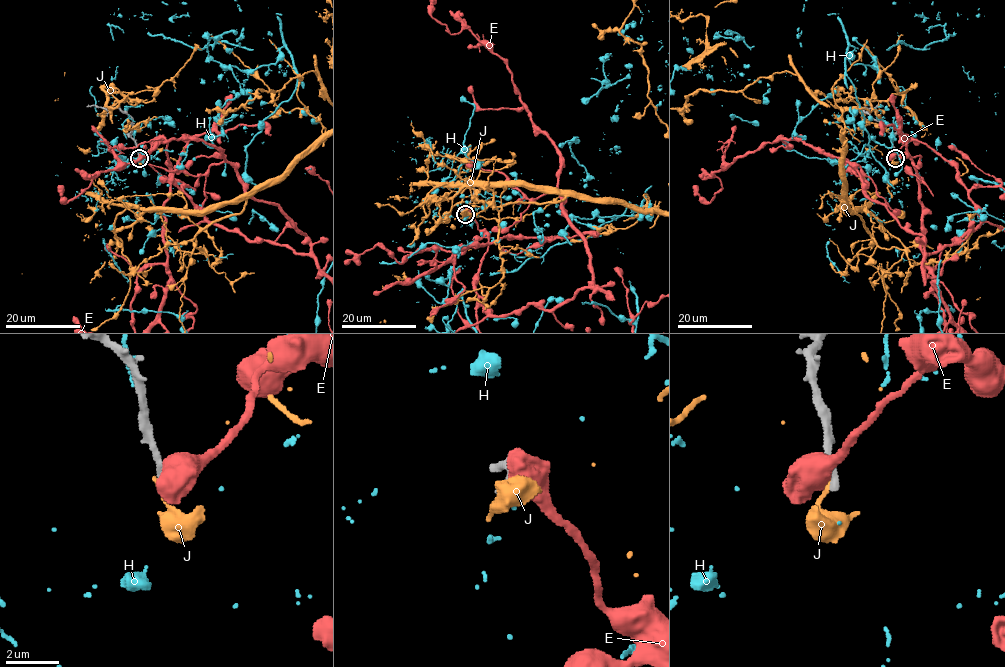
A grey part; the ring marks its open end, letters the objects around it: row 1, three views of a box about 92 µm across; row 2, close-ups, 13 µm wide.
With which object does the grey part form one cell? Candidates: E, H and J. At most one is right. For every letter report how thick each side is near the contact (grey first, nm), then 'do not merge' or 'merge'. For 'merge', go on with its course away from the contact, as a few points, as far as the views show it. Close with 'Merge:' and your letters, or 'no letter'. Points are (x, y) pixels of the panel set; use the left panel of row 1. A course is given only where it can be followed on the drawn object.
E: calibres 400 and 650 nm; do not merge
H: calibres 320 and 20 nm; do not merge
J: calibres 340 and 150 nm; do not merge
Merge: no letter

